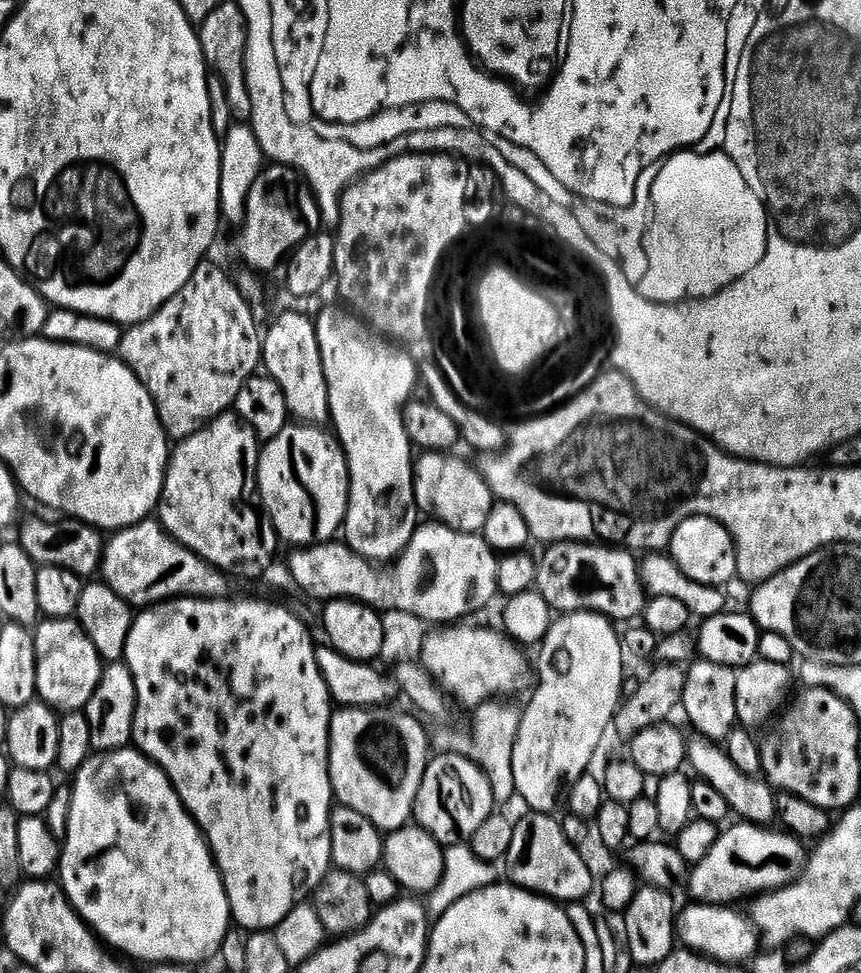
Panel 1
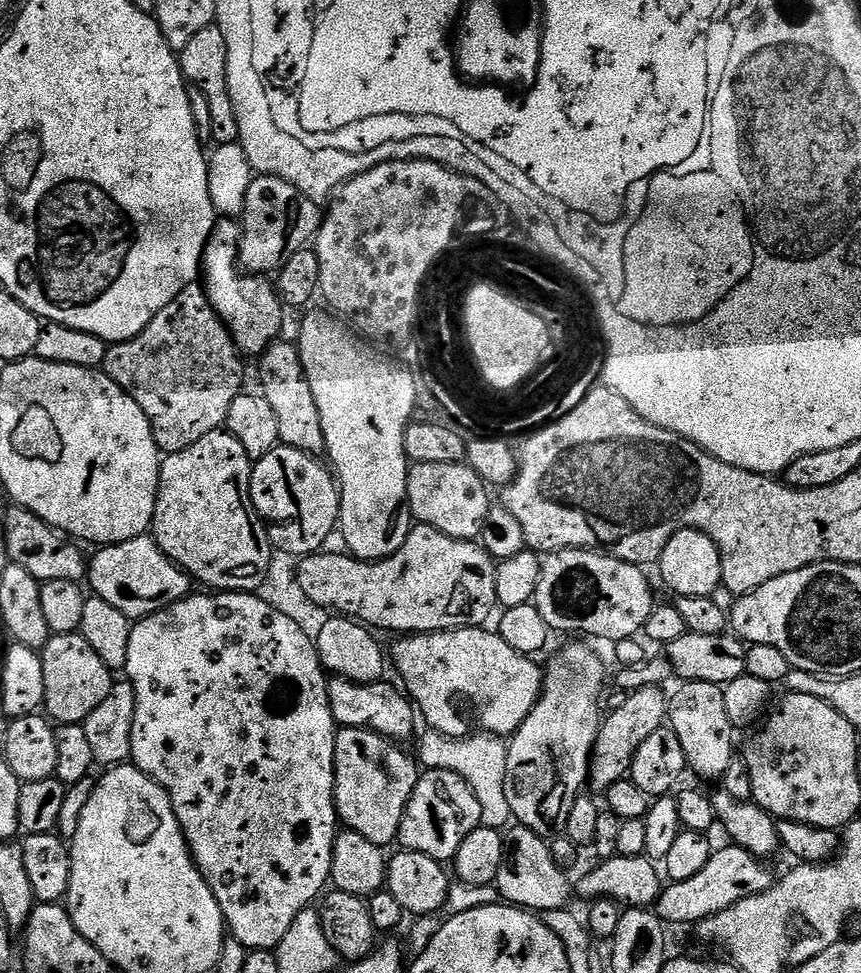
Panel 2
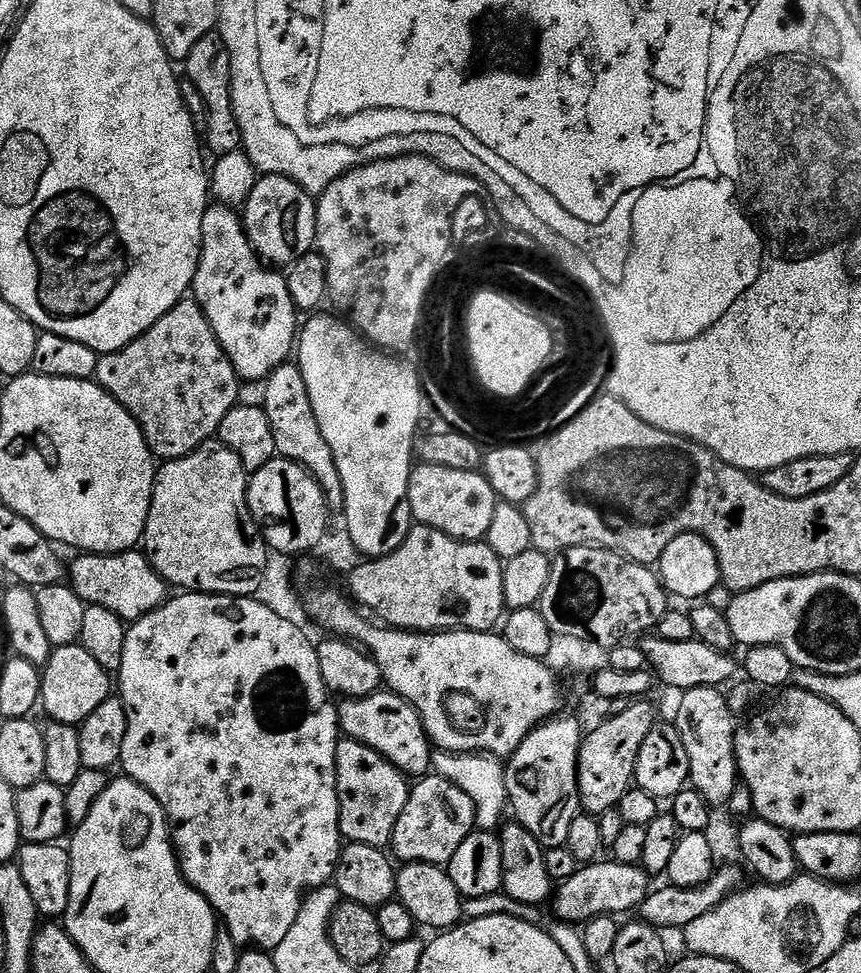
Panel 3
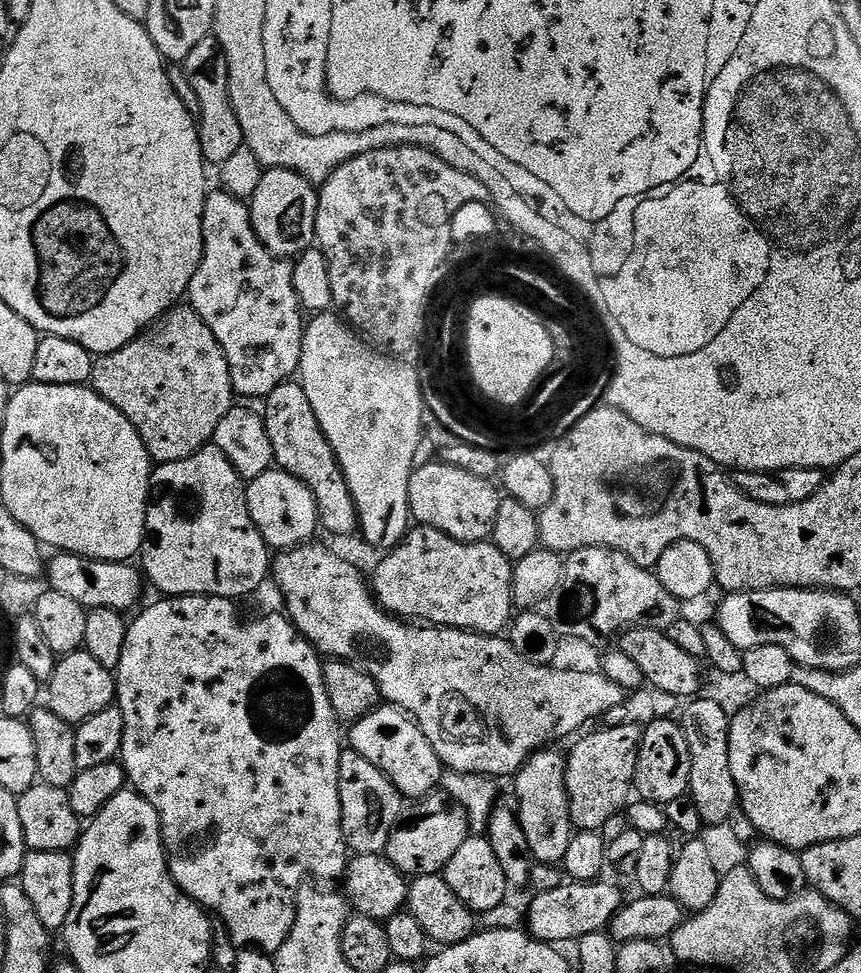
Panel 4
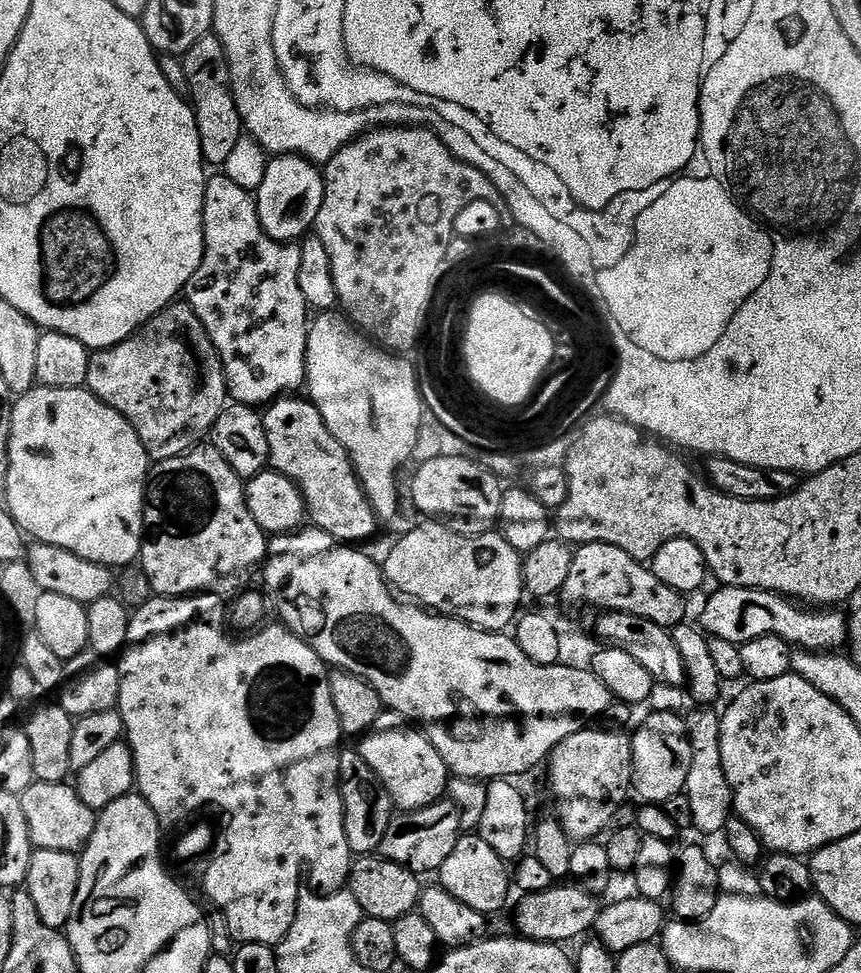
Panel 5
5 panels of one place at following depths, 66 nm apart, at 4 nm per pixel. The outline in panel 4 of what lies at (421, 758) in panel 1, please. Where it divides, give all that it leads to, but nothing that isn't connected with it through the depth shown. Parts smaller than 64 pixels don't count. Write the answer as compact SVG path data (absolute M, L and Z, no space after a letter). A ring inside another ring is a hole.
M351 750L340 753L338 786L342 830L349 849L356 854L383 853L394 826L400 823L406 808L406 803L400 797L401 789L374 762L368 762L362 754Z

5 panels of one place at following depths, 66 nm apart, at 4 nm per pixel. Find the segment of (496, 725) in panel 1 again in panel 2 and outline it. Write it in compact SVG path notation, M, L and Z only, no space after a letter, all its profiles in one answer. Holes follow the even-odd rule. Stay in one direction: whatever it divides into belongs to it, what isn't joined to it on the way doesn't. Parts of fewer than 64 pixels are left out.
M429 728L423 729L421 734L417 757L419 763L425 769L450 768L459 772L463 771L462 774L471 782L471 788L482 807L485 804L504 804L510 800L508 791L508 747L501 737L495 734L480 734L466 741L448 737L436 729Z

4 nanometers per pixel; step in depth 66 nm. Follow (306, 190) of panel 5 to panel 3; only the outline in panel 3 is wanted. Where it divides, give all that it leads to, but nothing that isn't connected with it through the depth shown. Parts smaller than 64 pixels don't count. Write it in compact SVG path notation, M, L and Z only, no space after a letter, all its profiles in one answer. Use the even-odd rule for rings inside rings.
M261 175L254 190L248 195L242 208L243 225L252 249L259 259L272 266L290 266L298 258L313 251L316 242L316 200L313 193L307 192L300 184L288 176ZM288 208L288 217L283 220L276 216L271 220L271 212Z

